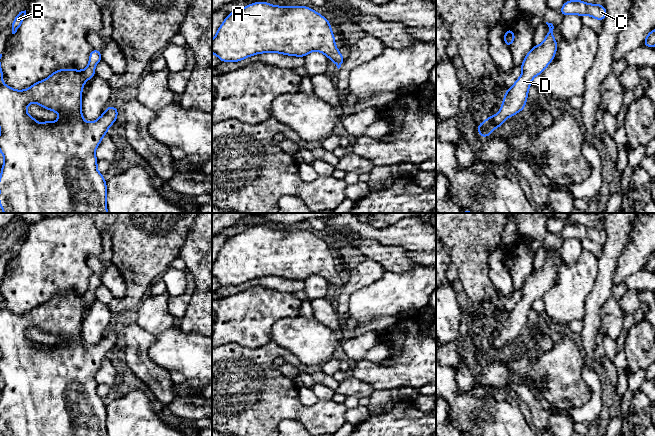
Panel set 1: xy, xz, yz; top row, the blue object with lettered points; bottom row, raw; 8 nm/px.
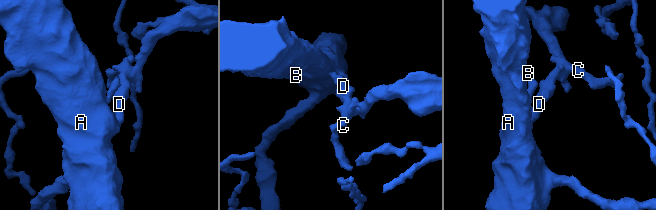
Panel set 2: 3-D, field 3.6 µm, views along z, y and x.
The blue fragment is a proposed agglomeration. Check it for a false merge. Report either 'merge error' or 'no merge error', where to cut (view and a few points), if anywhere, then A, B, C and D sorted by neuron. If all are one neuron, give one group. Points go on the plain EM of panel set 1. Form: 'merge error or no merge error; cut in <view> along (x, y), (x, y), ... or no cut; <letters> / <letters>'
no merge error; no cut; A B C D

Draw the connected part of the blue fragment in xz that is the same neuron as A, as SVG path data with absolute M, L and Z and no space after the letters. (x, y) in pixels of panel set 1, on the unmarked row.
M263 225L251 227L229 237L212 263L212 277L225 287L238 286L260 277L305 281L313 275L326 279L338 293L345 283L336 271L331 247L307 230L275 230Z

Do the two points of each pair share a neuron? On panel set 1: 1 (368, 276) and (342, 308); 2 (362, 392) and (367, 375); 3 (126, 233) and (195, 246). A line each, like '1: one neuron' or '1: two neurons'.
1: one neuron
2: two neurons
3: two neurons

